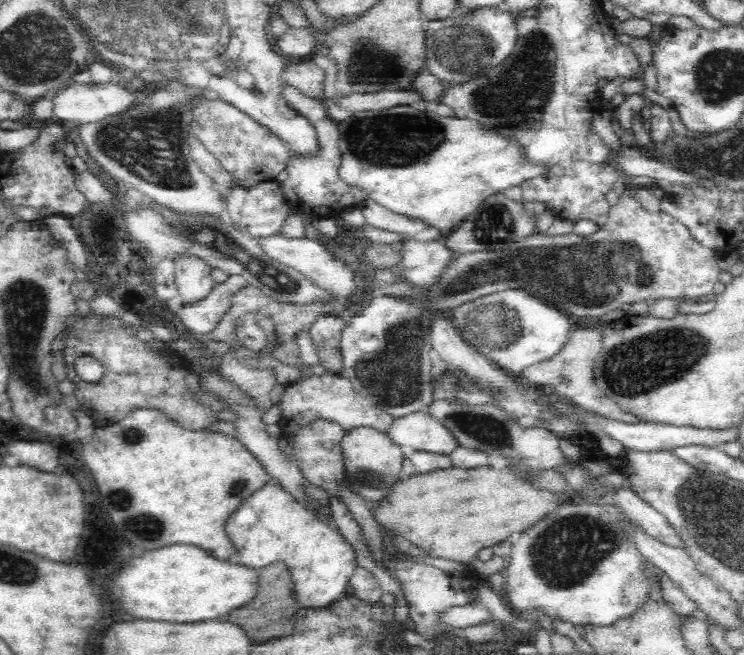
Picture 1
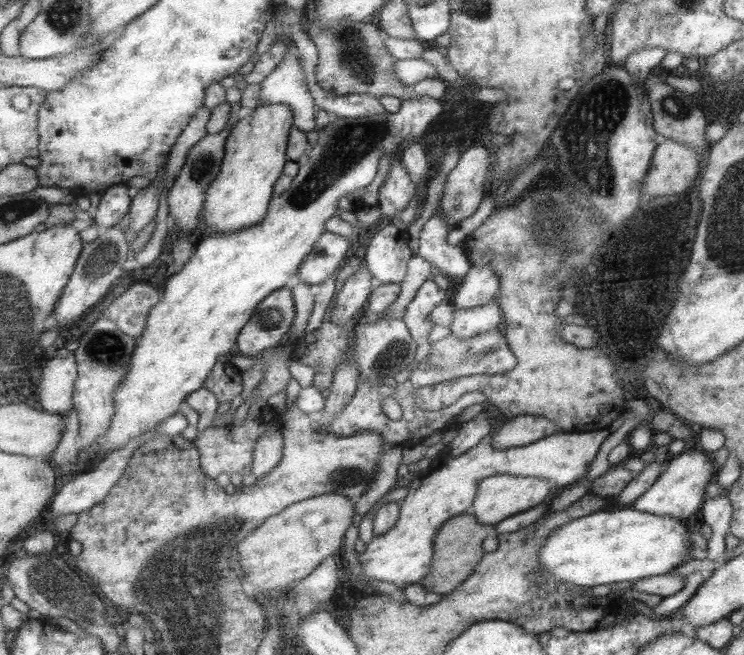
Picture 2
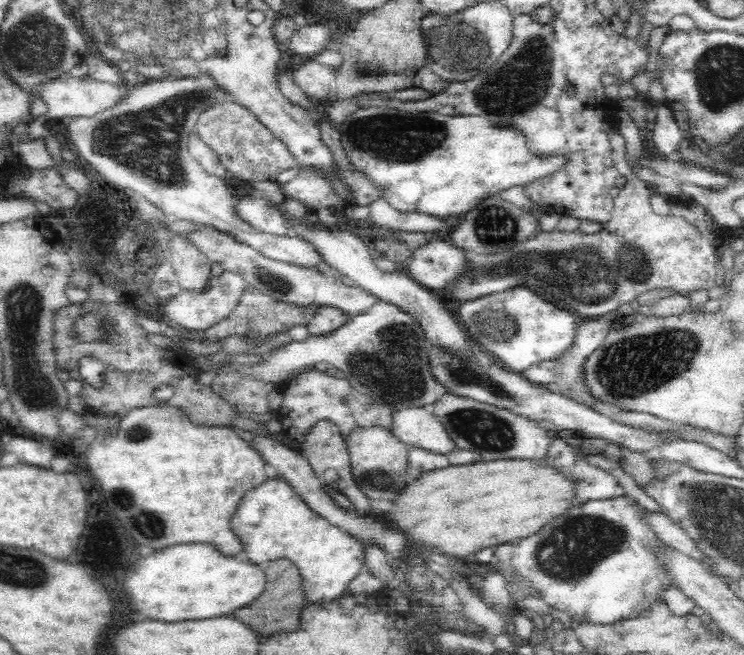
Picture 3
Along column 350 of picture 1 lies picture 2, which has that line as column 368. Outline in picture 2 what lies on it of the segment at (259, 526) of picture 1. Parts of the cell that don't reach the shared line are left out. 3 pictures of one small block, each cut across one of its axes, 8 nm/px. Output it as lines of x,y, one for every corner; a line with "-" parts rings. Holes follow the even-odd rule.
597,429
595,432
563,433
557,432
551,436
539,439
533,444
508,449
498,449
494,444
494,438
486,436
475,448
469,449
461,456
453,456
447,453
440,453
436,456
427,469
418,472
411,482
409,494
402,502
401,513
397,525
387,533
375,536
375,539
366,546
365,552
358,554
359,562
363,564
363,576
375,580
375,582
391,582
399,588
421,583
429,575
435,558
435,539
437,533
445,523
457,516
470,511
473,503
476,502
480,482
493,475
512,474
521,476
548,477
555,492
565,486
570,486
585,477
589,464
593,460
599,445
607,436
608,429

